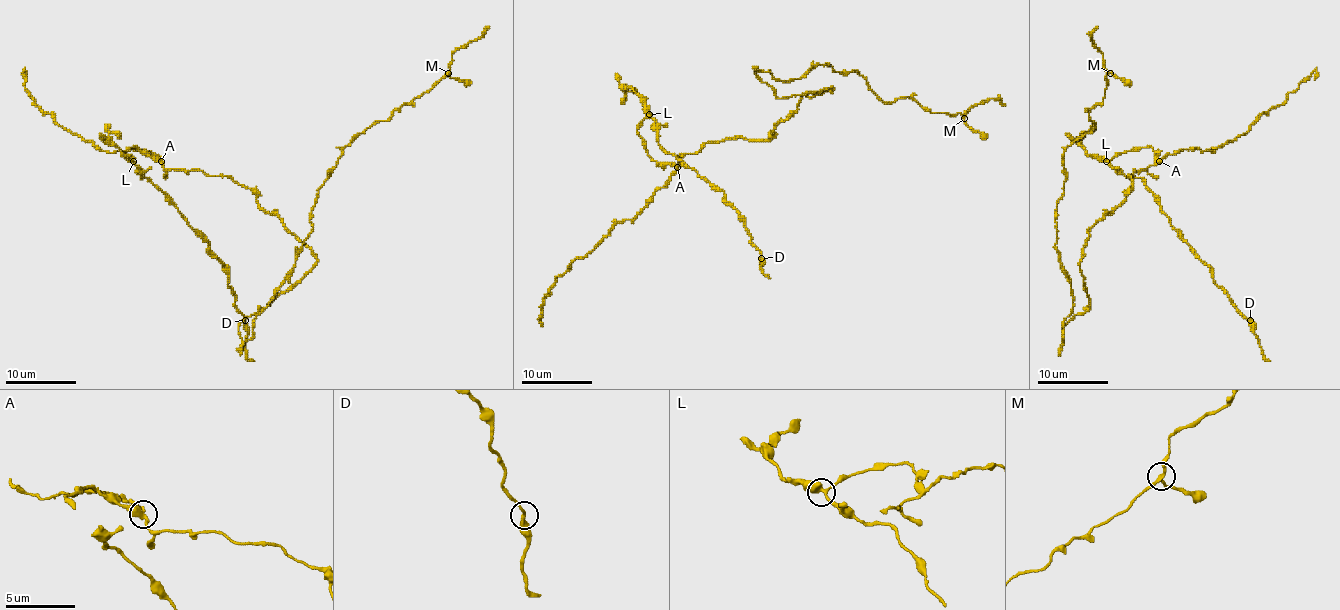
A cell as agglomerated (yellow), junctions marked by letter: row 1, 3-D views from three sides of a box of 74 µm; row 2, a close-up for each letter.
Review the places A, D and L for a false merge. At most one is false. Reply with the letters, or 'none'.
A

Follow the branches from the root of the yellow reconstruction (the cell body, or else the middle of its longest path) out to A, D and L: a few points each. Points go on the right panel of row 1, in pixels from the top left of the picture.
A: (1081, 252), (1087, 245), (1087, 233), (1131, 190), (1129, 176), (1135, 170), (1147, 169), (1160, 161)
D: (1081, 252), (1087, 233), (1131, 190), (1129, 176), (1156, 163), (1151, 147), (1110, 163), (1144, 181), (1250, 320)
L: (1081, 252), (1087, 233), (1131, 190), (1129, 176), (1154, 165), (1156, 153), (1151, 147), (1131, 149), (1106, 161)

